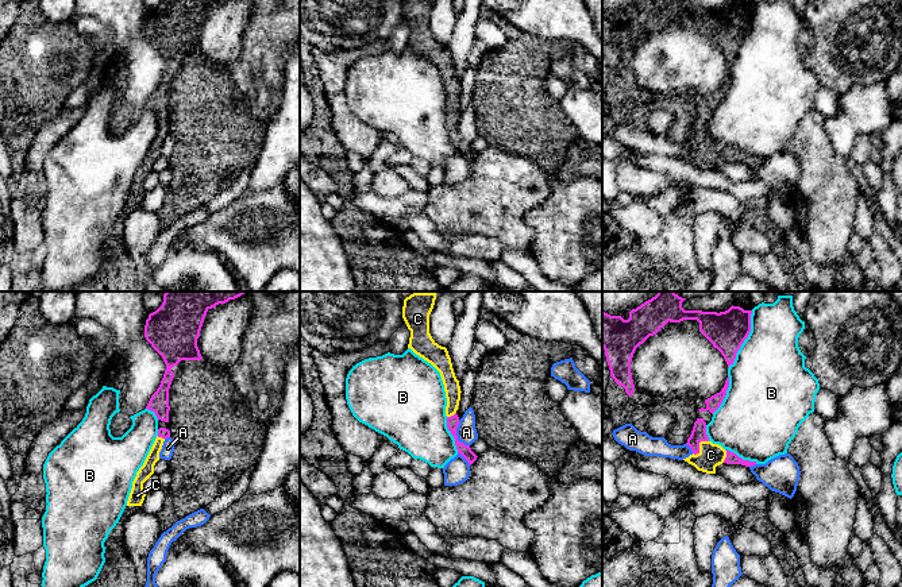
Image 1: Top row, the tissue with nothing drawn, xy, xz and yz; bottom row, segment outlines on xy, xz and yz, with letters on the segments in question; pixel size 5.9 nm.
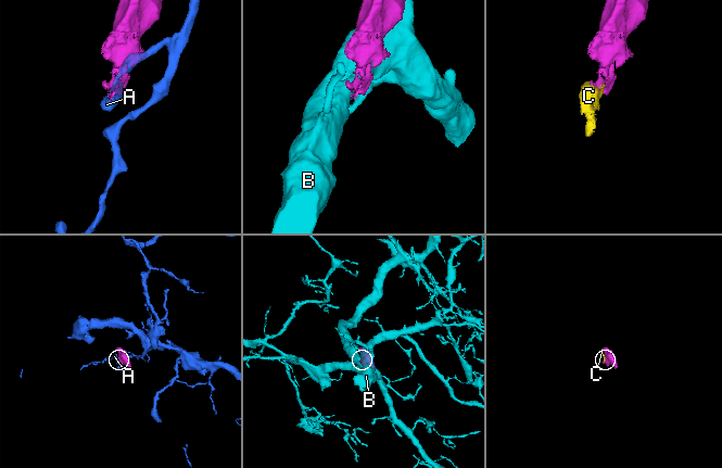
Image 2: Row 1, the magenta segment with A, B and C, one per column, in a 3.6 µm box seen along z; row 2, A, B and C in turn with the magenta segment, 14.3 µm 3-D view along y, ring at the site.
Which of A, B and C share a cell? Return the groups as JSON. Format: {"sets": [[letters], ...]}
{"sets": [["A"], ["B"], ["C"]]}

